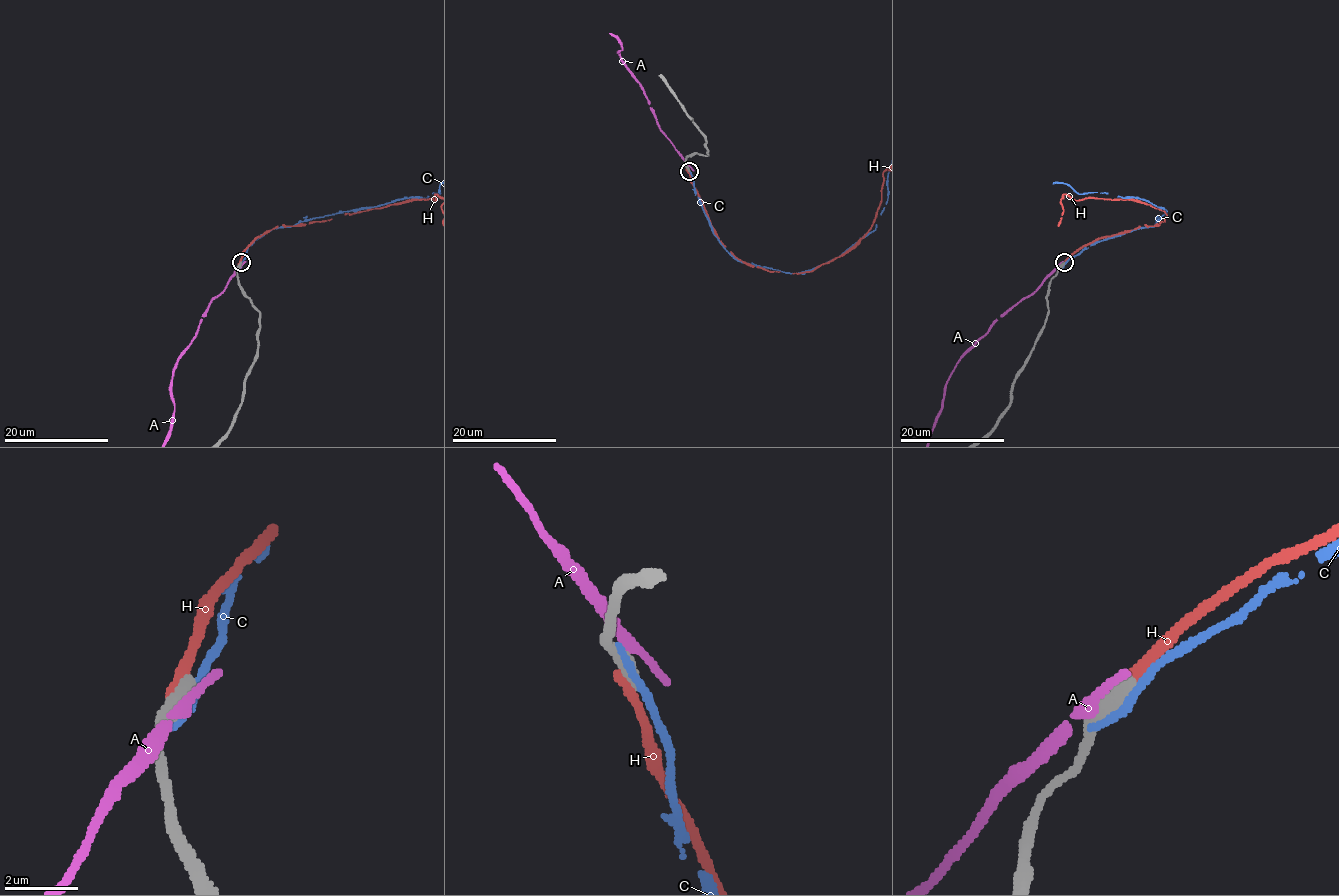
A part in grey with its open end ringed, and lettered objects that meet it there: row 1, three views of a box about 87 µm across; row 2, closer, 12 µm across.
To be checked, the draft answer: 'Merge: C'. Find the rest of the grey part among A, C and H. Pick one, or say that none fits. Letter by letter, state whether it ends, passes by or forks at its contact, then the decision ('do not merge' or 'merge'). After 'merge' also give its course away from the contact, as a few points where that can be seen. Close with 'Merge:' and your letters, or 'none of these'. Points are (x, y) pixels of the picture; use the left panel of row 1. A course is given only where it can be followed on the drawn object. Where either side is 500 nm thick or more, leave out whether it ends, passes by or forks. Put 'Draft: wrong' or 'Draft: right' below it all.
A: it passes by; do not merge
C: do not merge
H: do not merge
Merge: none of these
Draft: wrong

